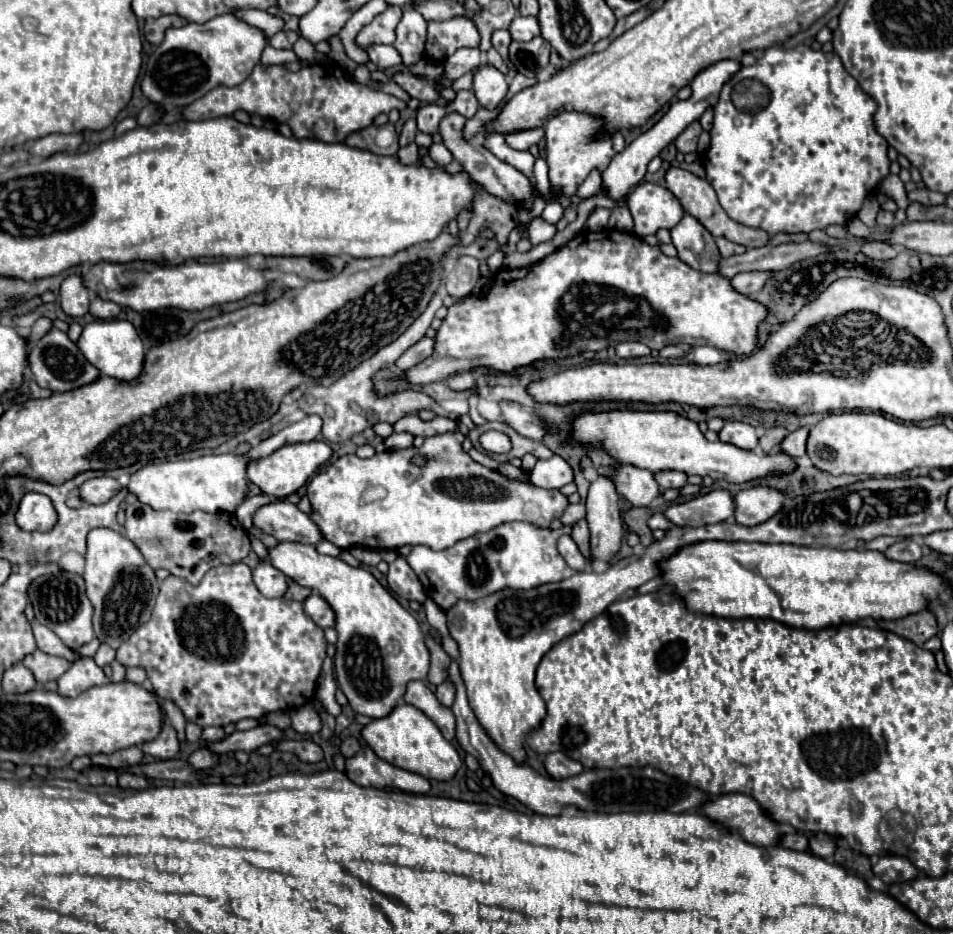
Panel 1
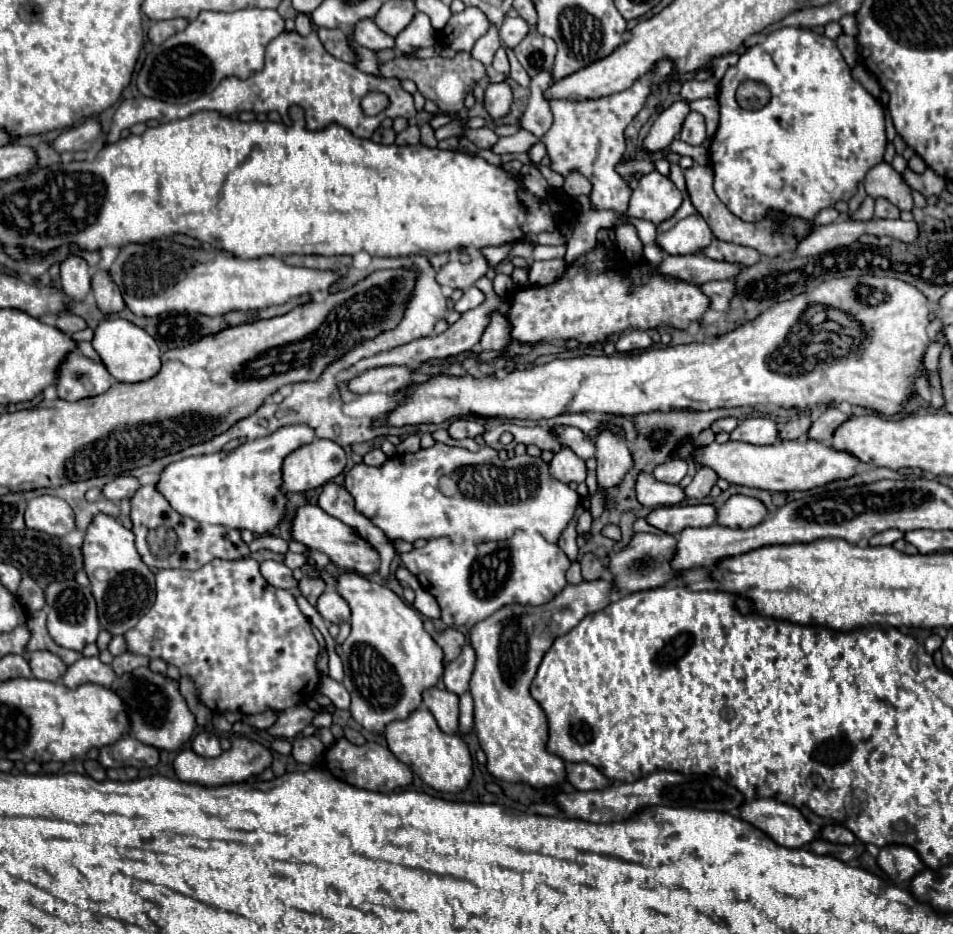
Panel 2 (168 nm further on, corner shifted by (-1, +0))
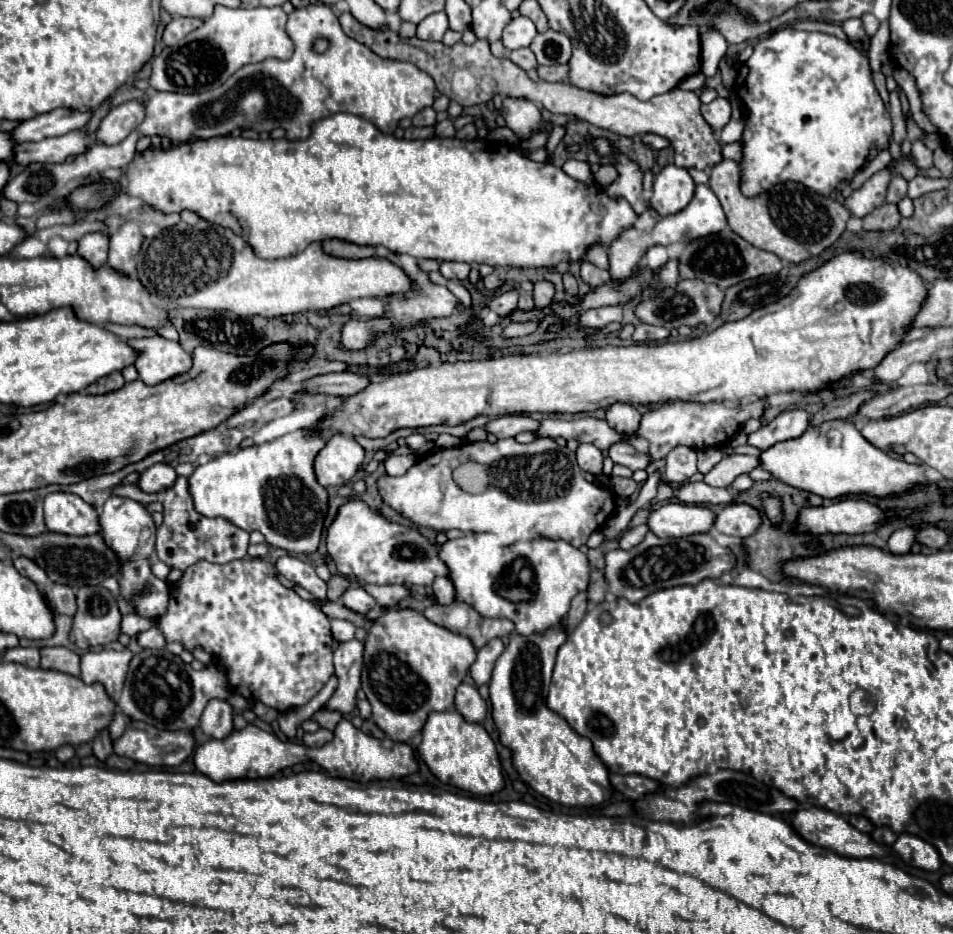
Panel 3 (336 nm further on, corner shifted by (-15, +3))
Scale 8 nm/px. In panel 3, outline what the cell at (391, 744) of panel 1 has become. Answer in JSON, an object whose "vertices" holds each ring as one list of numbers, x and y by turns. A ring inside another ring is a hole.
{"vertices":[[457,710,429,714,429,720,423,726,423,740,419,744,419,754,443,784,457,786,475,796,495,794,505,788,503,768,493,738,481,724,467,722]]}

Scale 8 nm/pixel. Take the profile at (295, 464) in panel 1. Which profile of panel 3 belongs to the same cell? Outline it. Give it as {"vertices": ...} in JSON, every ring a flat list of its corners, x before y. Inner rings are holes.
{"vertices":[[335,434,315,458,315,474,321,486,343,486,359,470,365,460,365,450,355,438]]}

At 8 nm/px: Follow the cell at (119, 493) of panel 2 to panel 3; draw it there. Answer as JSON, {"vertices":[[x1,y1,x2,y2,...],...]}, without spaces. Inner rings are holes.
{"vertices":[[155,464,149,470,145,470,139,478,139,488,143,492,161,492,171,488,171,484,175,484,177,474,175,468,169,464]]}

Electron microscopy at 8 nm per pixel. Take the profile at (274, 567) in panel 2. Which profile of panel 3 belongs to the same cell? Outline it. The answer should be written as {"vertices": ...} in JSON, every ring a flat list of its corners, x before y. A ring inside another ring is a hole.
{"vertices":[[281,556,277,562,275,562,275,568,279,574,283,574,287,580,291,580,293,584,309,590,315,598,319,600,325,600,325,592,327,592,327,586,325,582,315,574,315,568,307,562,301,562,299,558,295,556]]}

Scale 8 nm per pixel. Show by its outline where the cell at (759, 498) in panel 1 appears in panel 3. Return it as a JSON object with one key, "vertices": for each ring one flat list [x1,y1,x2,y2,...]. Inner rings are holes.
{"vertices":[[727,504,723,506,715,516,715,528,721,534,747,538,751,536,761,524,761,518,755,508,749,504]]}

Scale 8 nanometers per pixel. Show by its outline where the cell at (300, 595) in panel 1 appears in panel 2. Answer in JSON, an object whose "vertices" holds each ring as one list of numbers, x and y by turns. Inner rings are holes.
{"vertices":[[303,577,301,581,299,581,299,593,311,603,311,605,315,605,315,601,317,601,317,597,323,593,323,589,325,589,325,581,323,579,313,579,313,577]]}

